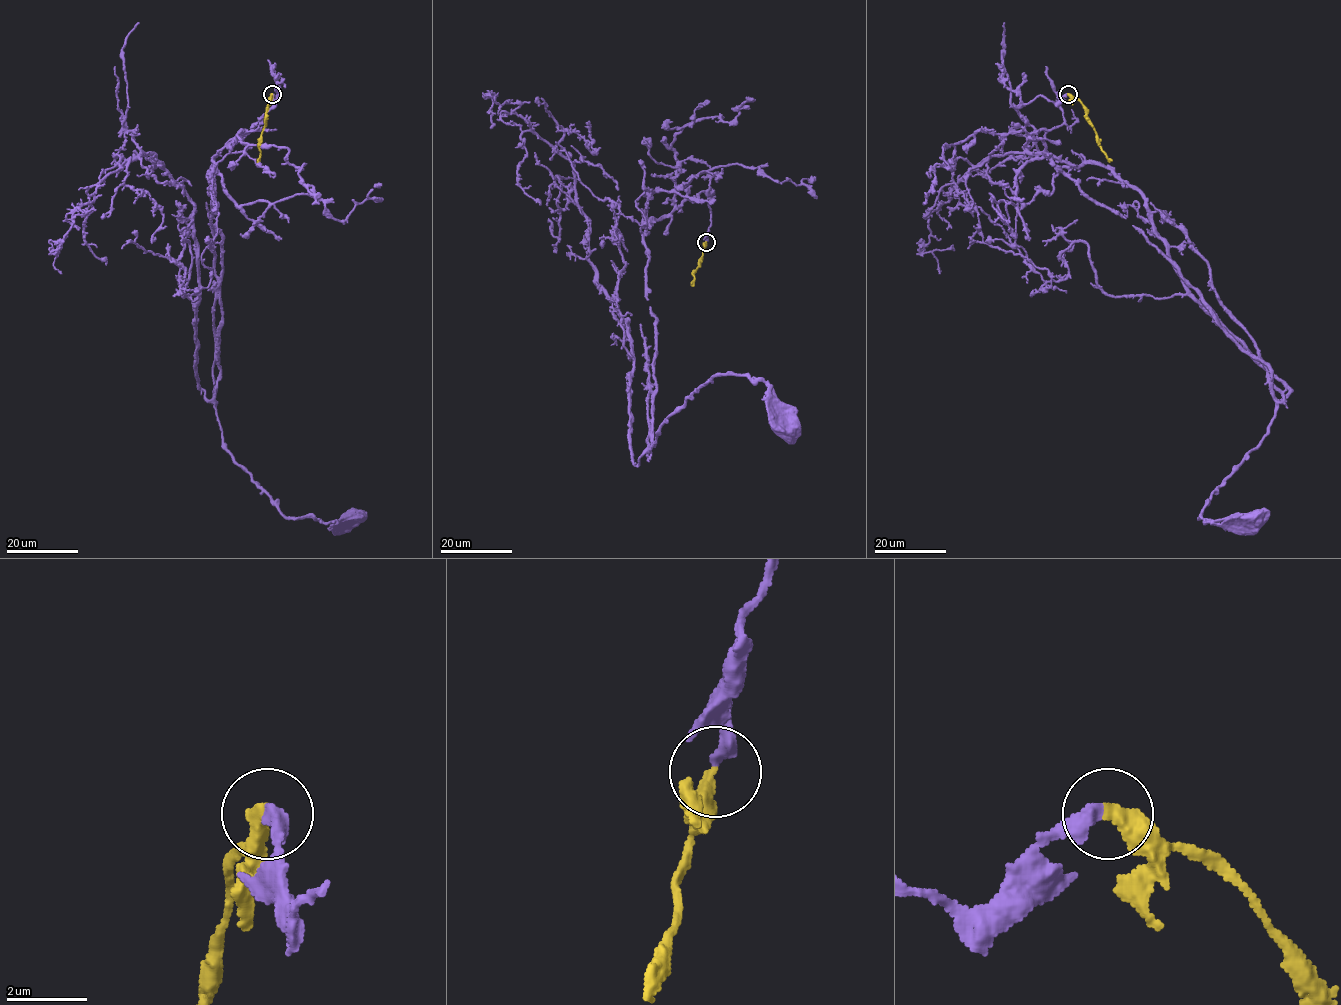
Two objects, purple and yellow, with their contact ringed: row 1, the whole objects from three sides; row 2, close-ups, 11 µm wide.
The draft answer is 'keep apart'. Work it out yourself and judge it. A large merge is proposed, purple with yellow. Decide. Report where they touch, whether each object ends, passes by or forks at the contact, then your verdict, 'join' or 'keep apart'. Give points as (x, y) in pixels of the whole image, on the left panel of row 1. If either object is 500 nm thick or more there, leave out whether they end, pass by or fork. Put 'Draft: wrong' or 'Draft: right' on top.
Draft: wrong
at (272, 94); purple ends there; yellow ends there; join

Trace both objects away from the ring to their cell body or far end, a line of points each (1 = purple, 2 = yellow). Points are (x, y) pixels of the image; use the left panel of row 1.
1: (272, 94), (206, 176), (206, 287), (180, 288), (179, 259), (188, 242), (197, 384), (282, 514), (351, 518)
2: (272, 94), (256, 162)

